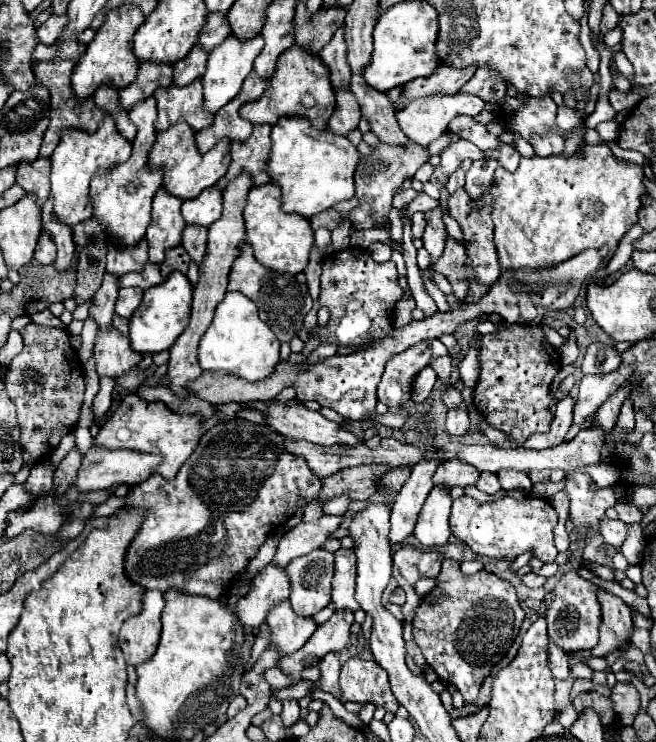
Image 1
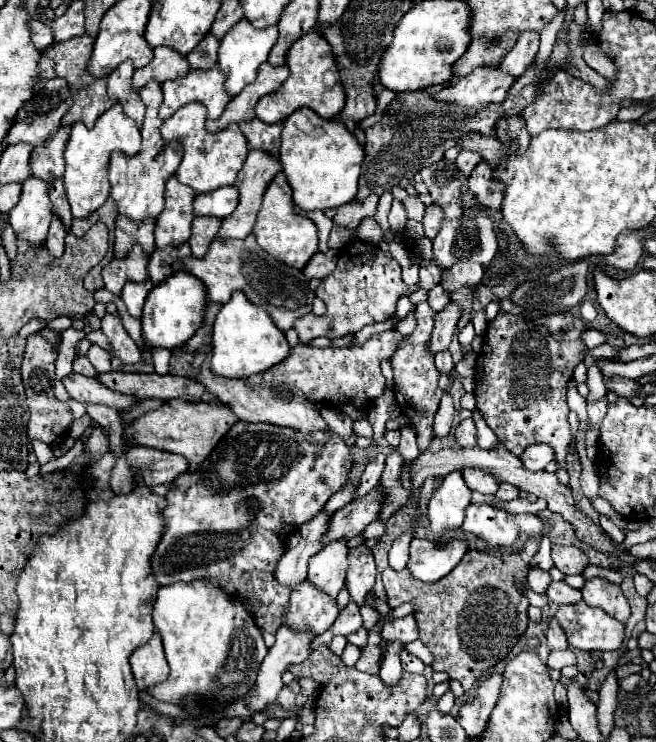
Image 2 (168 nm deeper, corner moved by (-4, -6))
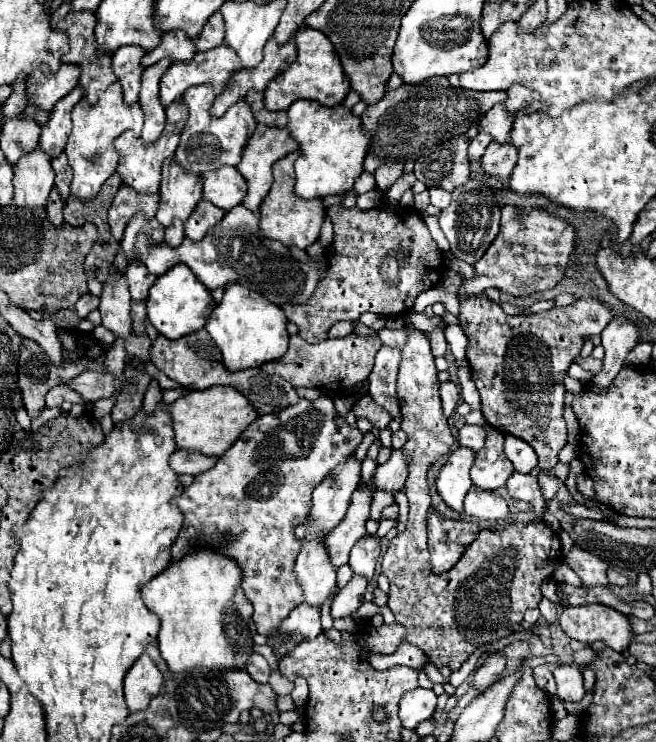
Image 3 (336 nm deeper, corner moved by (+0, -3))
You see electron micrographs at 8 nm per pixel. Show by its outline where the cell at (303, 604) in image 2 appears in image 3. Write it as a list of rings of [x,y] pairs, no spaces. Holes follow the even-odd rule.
[[[314,540],[304,544],[296,560],[298,584],[304,590],[304,600],[314,606],[322,606],[328,594],[336,588],[336,570],[330,562],[328,548],[322,542]]]

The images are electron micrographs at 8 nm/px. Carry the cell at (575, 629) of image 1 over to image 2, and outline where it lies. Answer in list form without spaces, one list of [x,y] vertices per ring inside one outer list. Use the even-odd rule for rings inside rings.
[[[584,599],[578,601],[578,603],[558,605],[558,609],[554,613],[554,619],[564,629],[566,639],[568,639],[570,647],[574,647],[574,649],[582,649],[582,651],[612,651],[612,649],[618,649],[622,645],[624,625],[618,623],[608,613],[604,613],[602,609],[594,609],[594,607],[586,605]]]

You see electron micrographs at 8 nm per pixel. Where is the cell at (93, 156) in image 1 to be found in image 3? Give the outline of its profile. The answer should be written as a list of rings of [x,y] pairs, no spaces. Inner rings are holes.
[[[114,82],[106,92],[102,92],[96,104],[90,104],[86,98],[82,98],[72,110],[72,122],[74,122],[74,128],[64,148],[68,156],[68,164],[74,170],[74,180],[70,190],[80,200],[90,200],[98,194],[100,186],[108,180],[108,176],[116,172],[118,150],[114,148],[114,140],[126,130],[132,130],[136,136],[140,136],[140,130],[144,124],[144,112],[140,108],[140,102],[126,104],[120,84]]]

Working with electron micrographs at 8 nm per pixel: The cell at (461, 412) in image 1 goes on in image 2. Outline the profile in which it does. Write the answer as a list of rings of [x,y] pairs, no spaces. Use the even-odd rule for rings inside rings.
[[[472,417],[460,421],[460,423],[456,425],[454,433],[456,433],[456,441],[458,441],[462,447],[472,447],[472,445],[476,445],[476,427],[474,427]]]

